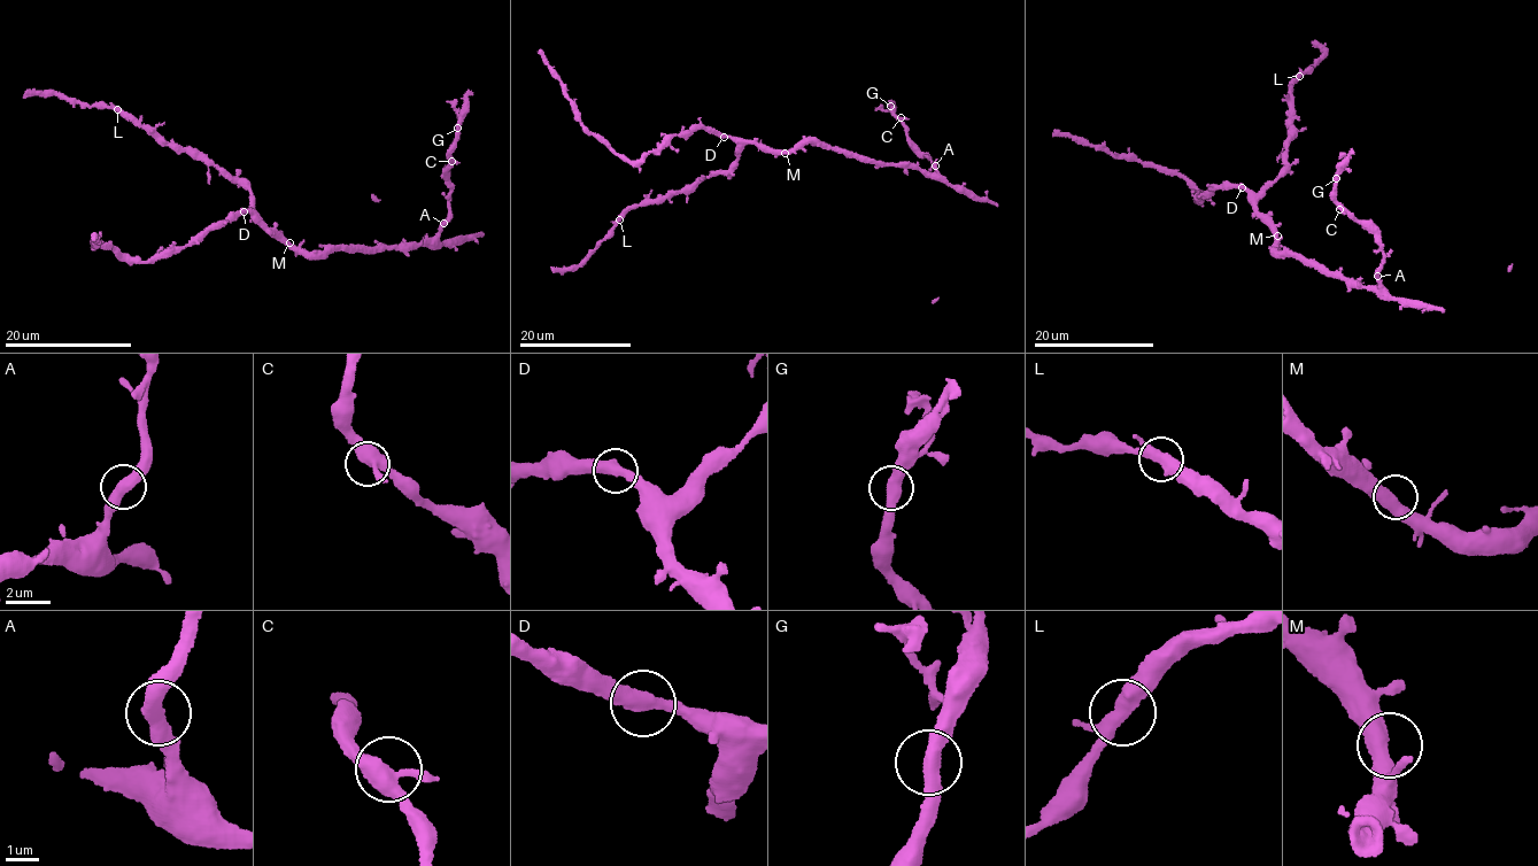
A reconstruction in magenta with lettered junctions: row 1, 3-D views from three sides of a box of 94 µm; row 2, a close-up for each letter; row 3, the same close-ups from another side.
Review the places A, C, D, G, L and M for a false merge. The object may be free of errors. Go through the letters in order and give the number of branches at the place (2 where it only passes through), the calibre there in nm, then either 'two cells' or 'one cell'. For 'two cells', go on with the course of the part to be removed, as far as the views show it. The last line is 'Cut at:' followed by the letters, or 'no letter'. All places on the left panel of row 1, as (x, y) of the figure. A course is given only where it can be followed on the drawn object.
A: 2 branches meet; 440 nm thick; one cell
C: 3 branches meet; 400 nm thick; one cell
D: 2 branches meet; 440 nm thick; one cell
G: 2 branches meet; 440 nm thick; one cell
L: 3 branches meet; 400 nm thick; one cell
M: 2 branches meet; 480 nm thick; one cell
Cut at: no letter

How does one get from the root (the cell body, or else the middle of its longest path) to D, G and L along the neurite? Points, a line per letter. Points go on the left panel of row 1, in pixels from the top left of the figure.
D: (287, 245), (273, 237), (248, 211), (244, 211)
G: (287, 245), (314, 253), (346, 246), (372, 250), (432, 240), (448, 215), (450, 183), (446, 170), (457, 128)
L: (287, 245), (256, 216), (248, 190), (185, 149), (177, 151), (167, 142), (161, 142), (117, 109)

